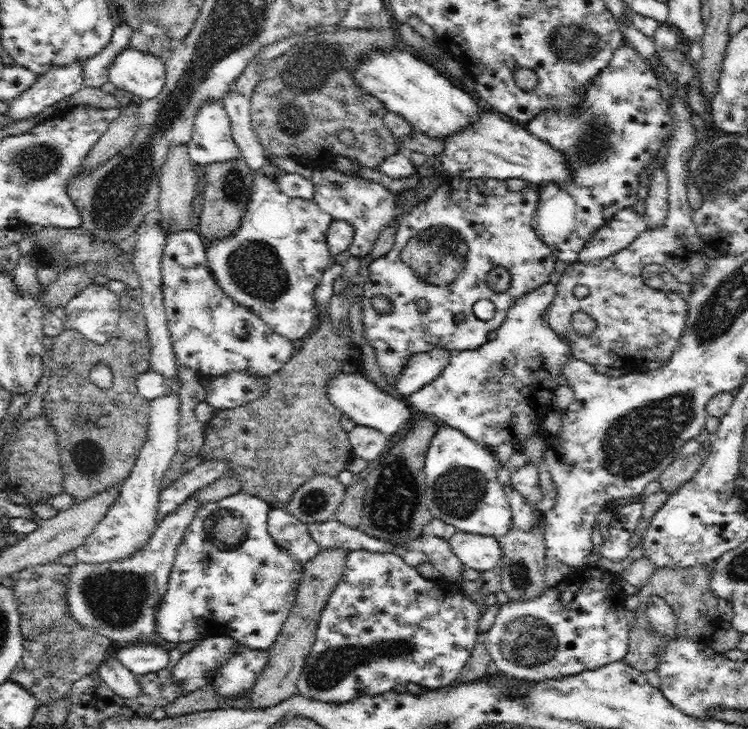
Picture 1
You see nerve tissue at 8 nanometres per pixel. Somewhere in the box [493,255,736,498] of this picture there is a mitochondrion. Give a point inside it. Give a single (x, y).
(637, 442)

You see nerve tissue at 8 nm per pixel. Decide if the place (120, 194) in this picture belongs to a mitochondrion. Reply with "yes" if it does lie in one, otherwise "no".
yes

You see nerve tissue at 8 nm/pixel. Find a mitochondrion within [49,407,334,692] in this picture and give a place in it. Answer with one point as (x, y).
(116, 598)

